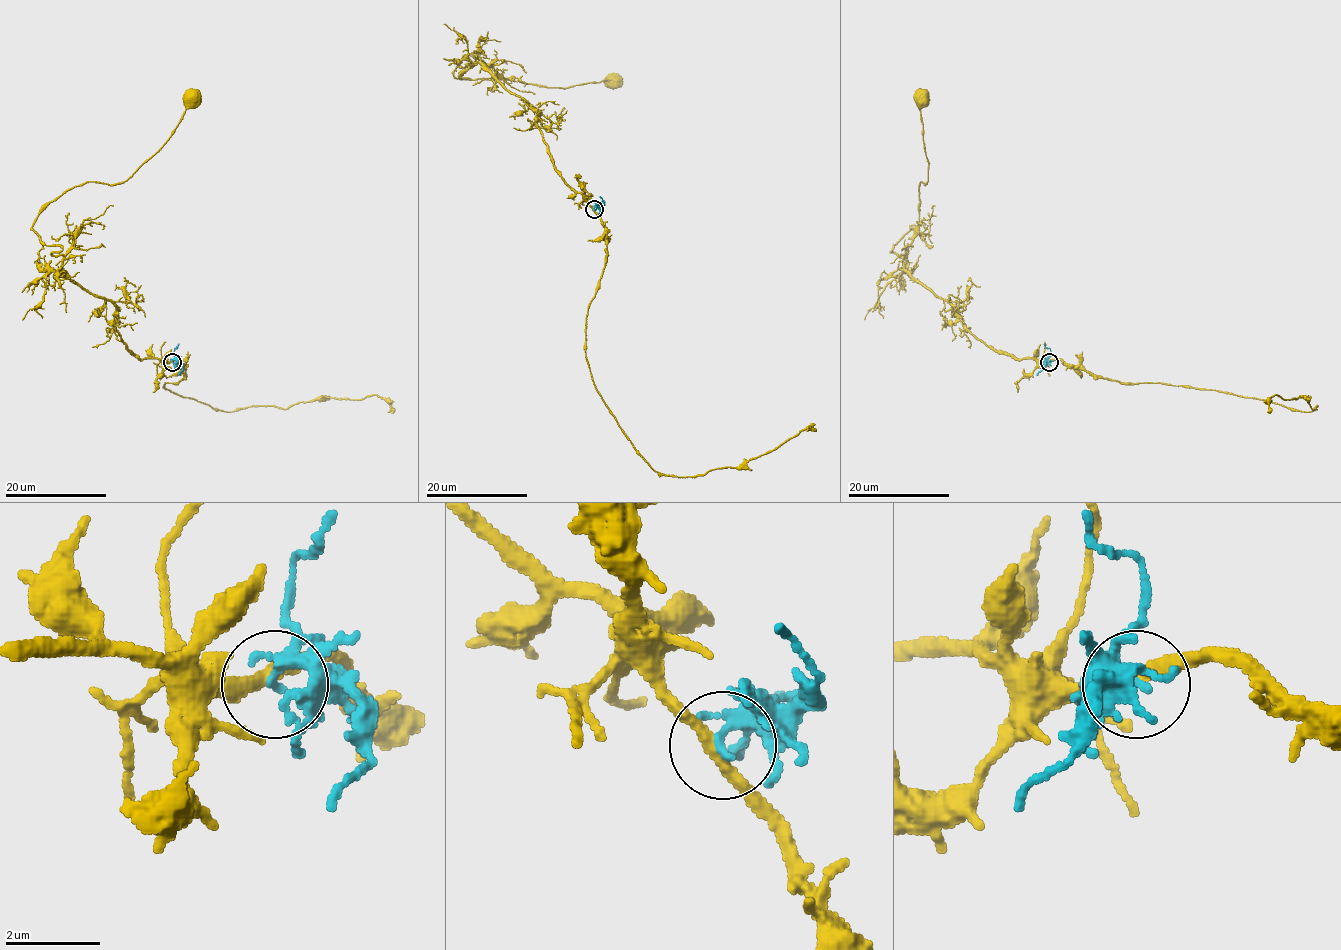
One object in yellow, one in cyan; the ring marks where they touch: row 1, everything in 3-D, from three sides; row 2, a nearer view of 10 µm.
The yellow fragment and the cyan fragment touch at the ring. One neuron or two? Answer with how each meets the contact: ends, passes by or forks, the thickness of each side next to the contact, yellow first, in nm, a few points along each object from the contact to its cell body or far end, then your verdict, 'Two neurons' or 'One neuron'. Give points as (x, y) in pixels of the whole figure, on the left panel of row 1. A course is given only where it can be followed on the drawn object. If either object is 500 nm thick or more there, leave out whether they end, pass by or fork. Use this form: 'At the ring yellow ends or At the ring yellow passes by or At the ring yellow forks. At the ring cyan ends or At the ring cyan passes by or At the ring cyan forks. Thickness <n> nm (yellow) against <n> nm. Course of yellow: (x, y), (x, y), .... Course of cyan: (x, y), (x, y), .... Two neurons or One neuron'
At the ring yellow passes by. At the ring cyan forks. Thickness 280 nm (yellow) against 150 nm. Course of yellow: (172, 362), (132, 352), (115, 306), (32, 229), (75, 186), (127, 180), (190, 101). Course of cyan: (172, 362), (177, 359), (181, 363), (182, 371), (178, 375). Two neurons

